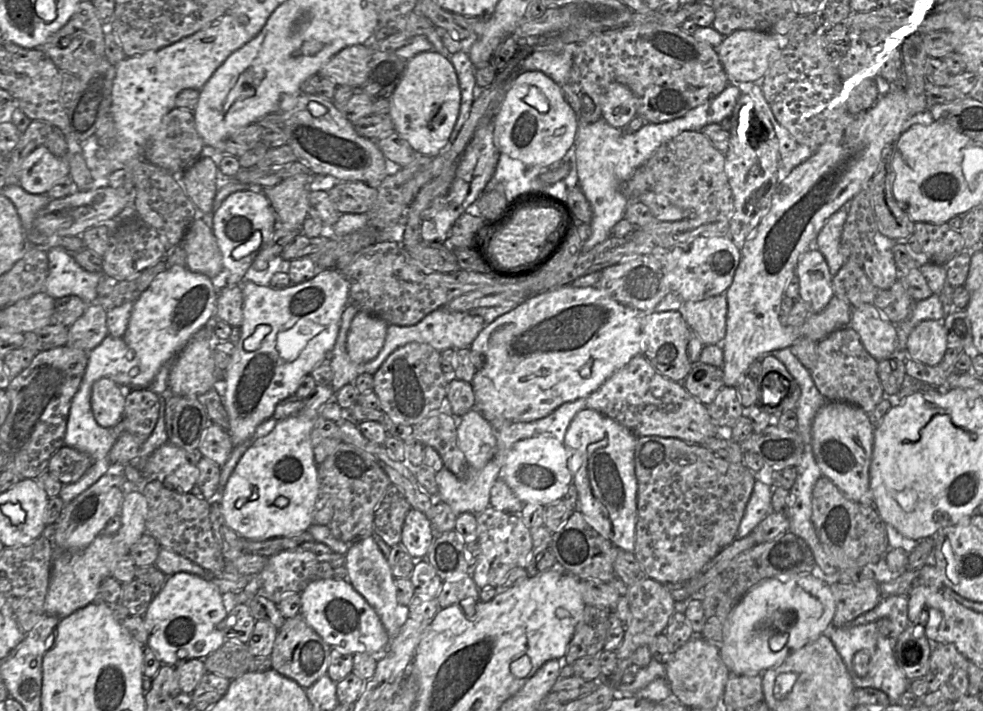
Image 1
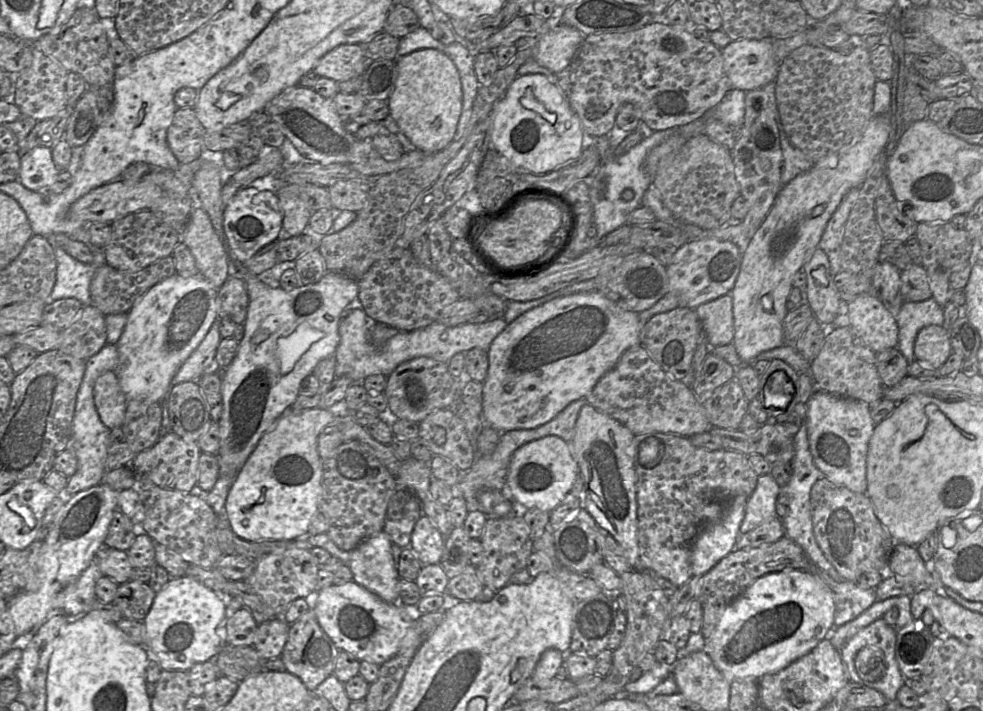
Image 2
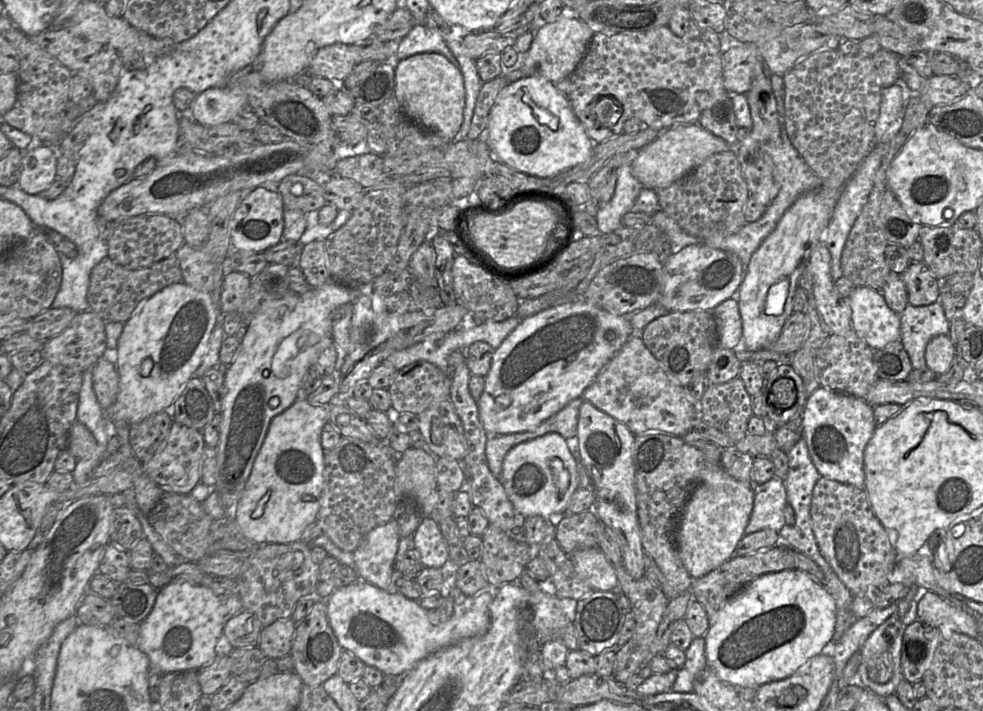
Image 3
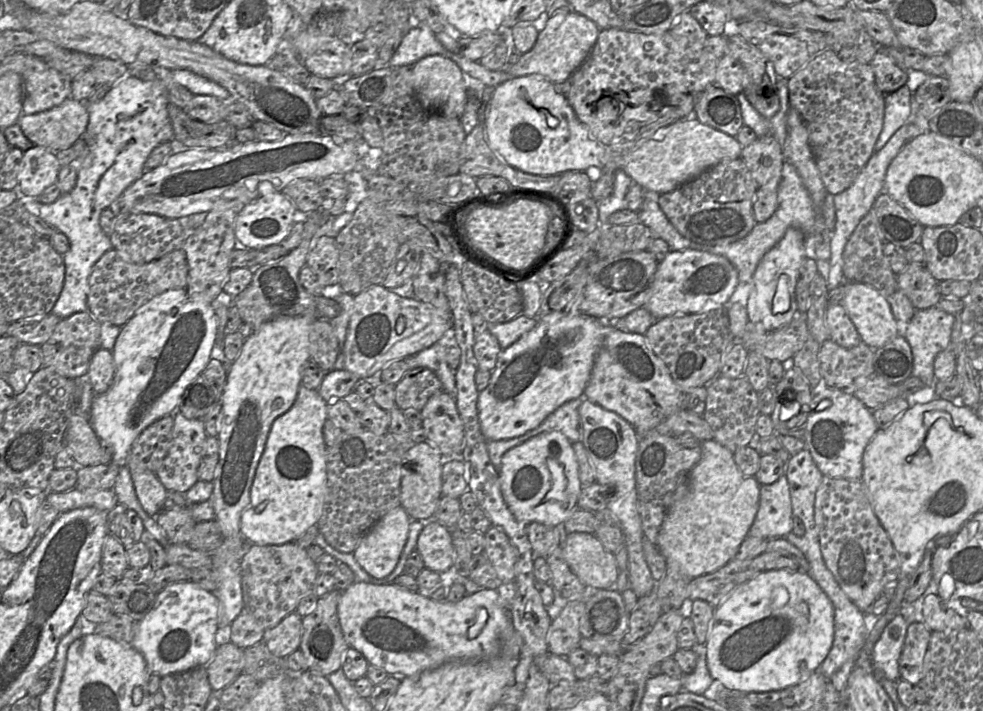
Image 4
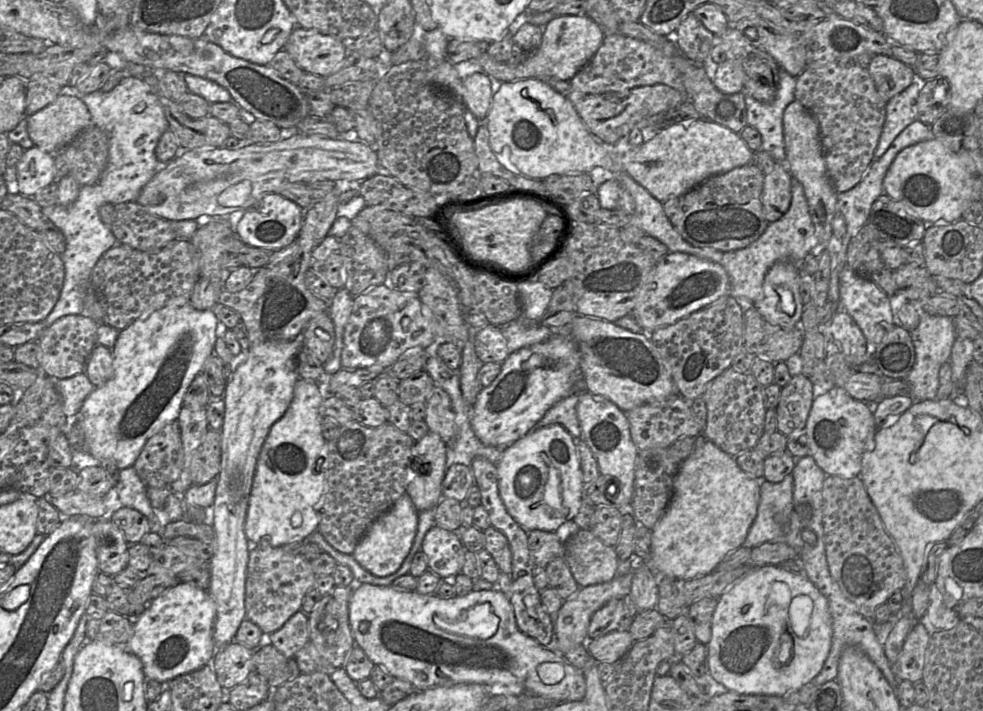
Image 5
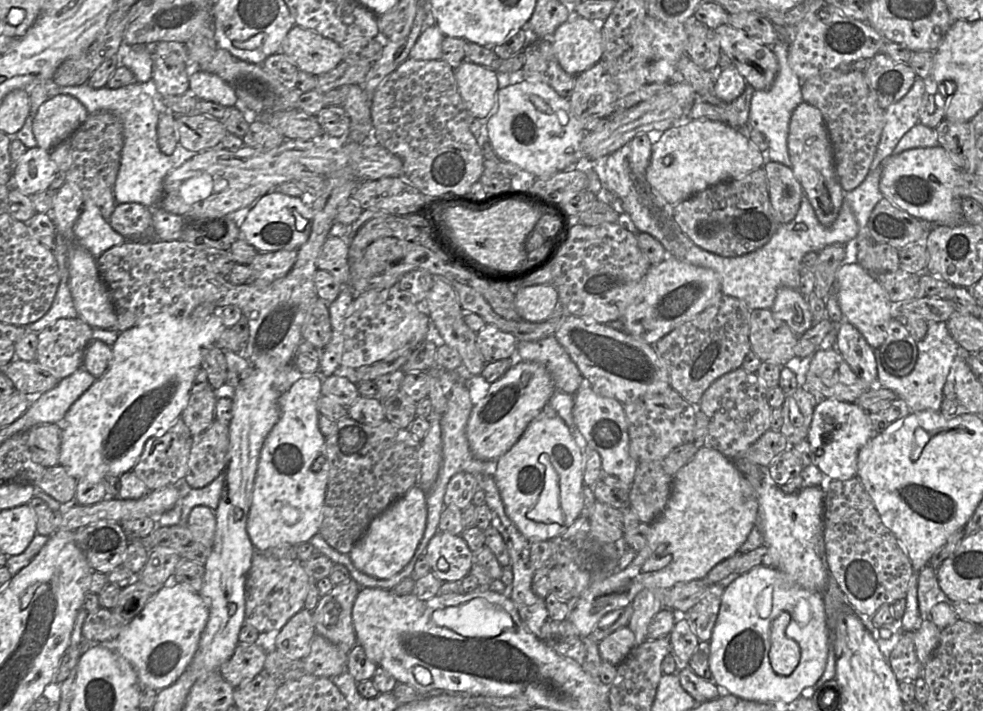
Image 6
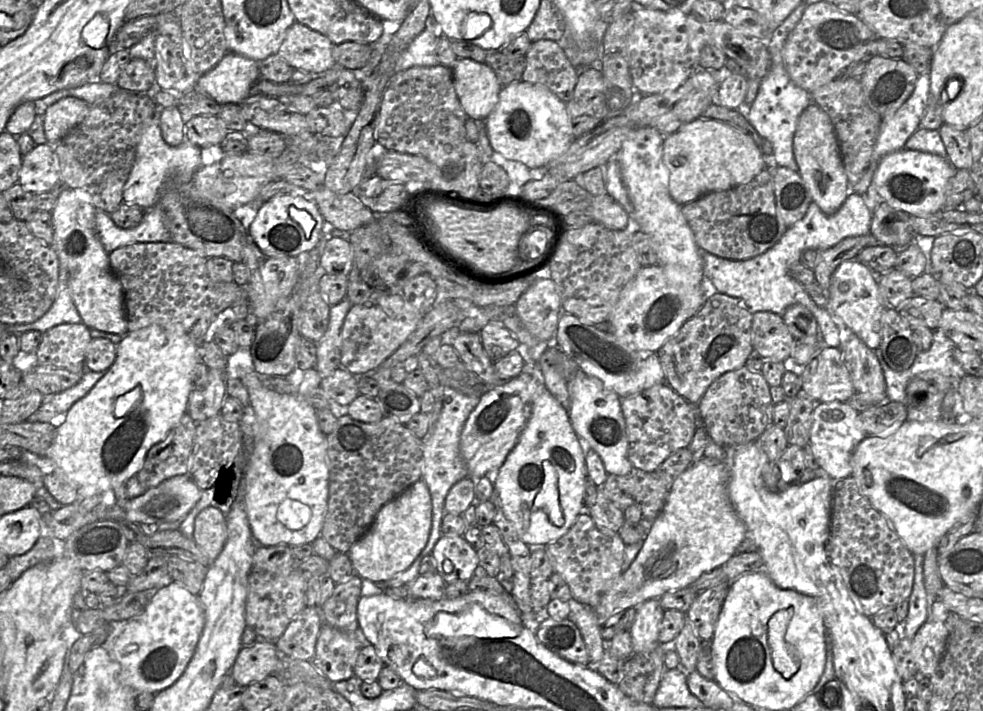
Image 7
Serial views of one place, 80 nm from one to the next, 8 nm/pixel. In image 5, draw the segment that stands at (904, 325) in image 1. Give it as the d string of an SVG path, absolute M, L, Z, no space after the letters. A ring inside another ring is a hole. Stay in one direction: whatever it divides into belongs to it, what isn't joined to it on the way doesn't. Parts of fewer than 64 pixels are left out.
M920 313L918 326L909 332L915 350L914 365L905 377L911 388L910 397L914 402L934 400L940 385L939 370L944 363L950 360L952 346L957 337L953 318Z

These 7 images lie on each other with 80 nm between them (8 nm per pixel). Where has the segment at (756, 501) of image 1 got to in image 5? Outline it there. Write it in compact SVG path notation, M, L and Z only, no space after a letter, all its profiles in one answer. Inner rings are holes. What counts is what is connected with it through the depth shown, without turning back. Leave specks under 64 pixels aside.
M787 475L781 482L760 482L760 502L756 518L743 546L754 548L765 542L784 541L785 528L794 510L794 481Z

